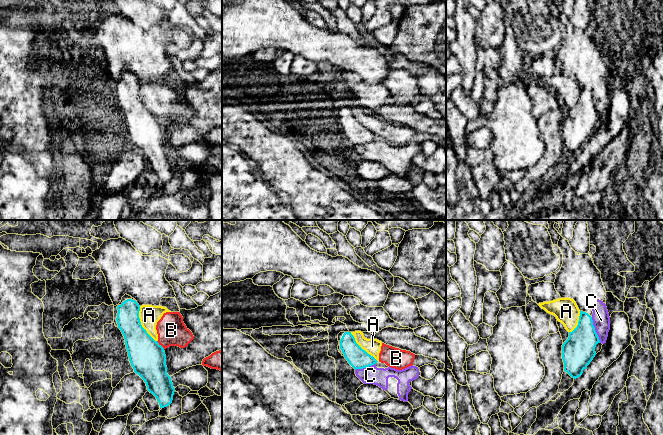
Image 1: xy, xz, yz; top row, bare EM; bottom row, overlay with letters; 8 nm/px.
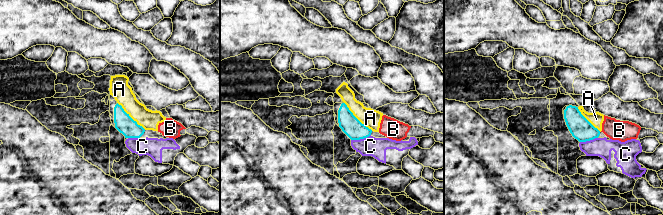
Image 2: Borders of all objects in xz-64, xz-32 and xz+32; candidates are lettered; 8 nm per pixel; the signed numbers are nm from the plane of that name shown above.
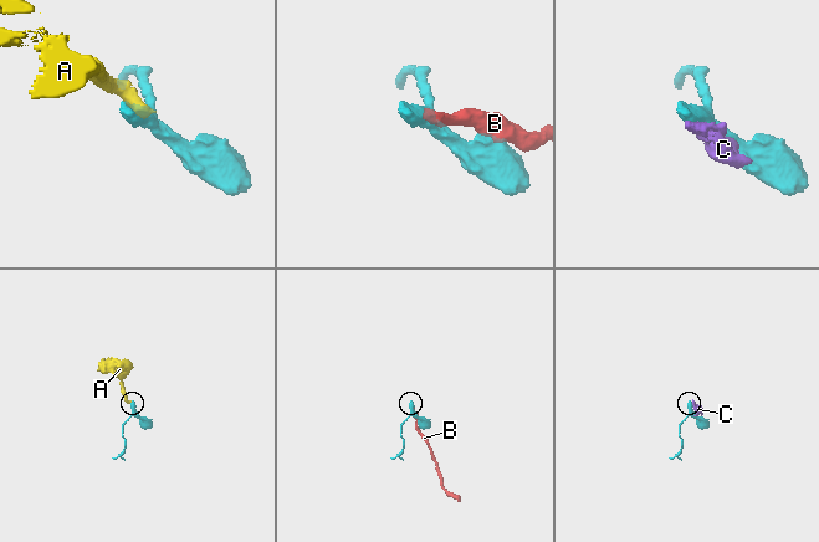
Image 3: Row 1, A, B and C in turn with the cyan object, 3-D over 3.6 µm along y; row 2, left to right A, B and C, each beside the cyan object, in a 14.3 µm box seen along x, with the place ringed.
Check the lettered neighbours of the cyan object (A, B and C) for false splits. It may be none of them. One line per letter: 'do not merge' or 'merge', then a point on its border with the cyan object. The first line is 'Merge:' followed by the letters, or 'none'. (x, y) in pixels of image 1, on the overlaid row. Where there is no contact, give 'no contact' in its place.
Merge: none
A: do not merge; contact xy (140, 324)
B: do not merge; contact xy (160, 345)
C: do not merge; contact yz (594, 330)

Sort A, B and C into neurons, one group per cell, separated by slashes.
A B / C

